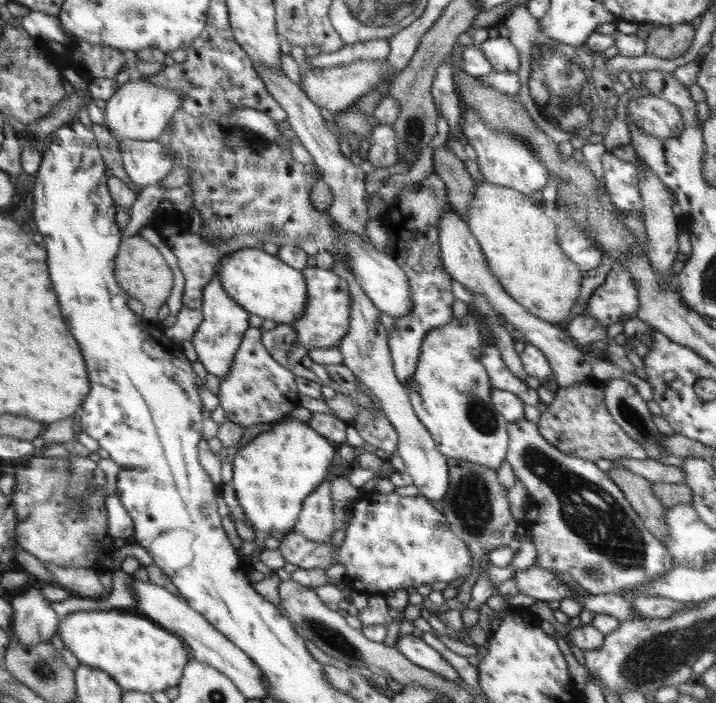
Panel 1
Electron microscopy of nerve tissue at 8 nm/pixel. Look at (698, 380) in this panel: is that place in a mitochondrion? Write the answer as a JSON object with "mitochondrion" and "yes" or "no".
{"mitochondrion":"no"}

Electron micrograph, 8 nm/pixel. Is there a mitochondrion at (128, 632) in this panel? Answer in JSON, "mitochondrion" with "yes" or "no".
{"mitochondrion":"no"}

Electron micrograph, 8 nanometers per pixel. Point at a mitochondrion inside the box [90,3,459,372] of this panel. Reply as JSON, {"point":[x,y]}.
{"point":[414,128]}

